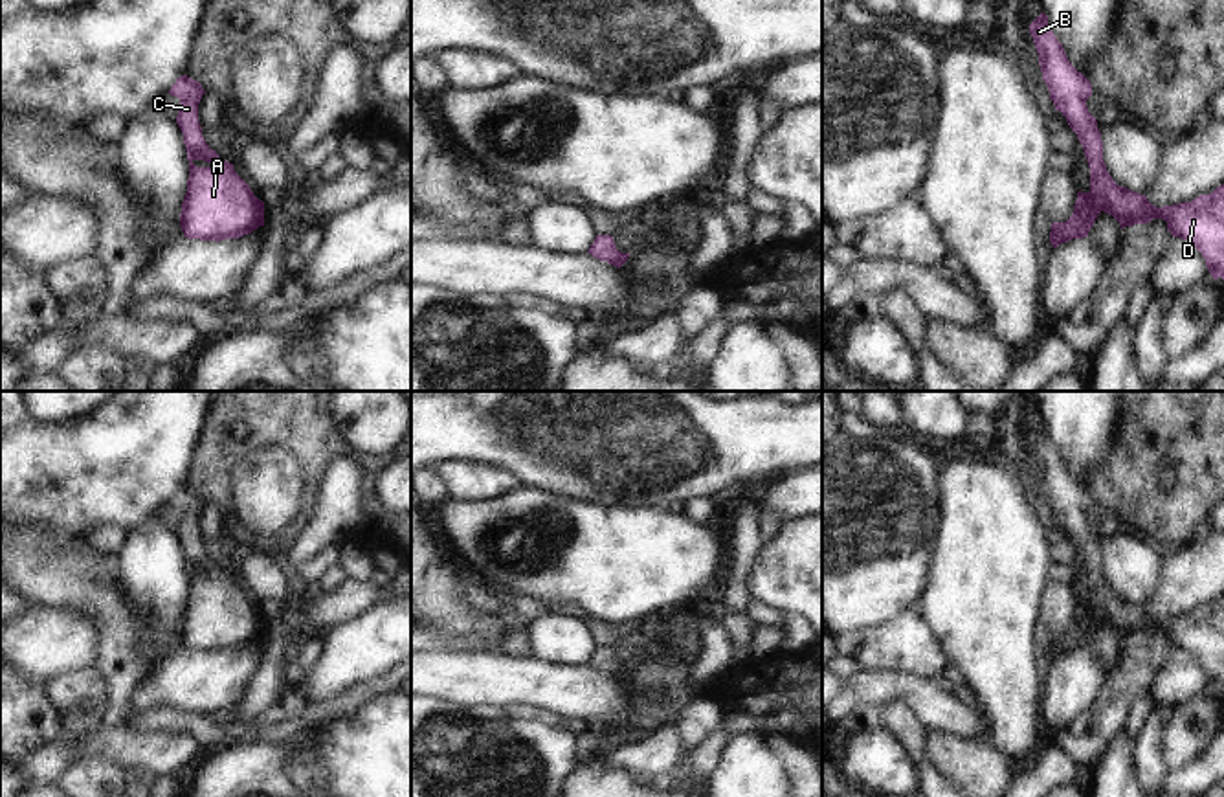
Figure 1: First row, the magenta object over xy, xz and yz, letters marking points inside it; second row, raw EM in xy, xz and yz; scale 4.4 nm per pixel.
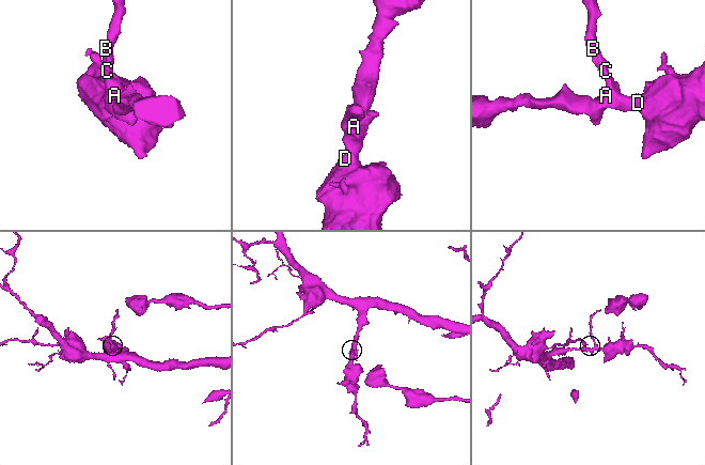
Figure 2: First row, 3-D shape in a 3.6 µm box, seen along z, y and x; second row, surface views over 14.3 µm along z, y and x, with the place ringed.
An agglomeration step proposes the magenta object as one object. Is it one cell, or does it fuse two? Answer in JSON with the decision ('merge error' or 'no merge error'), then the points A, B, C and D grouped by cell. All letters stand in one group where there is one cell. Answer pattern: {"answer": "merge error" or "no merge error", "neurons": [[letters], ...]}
{"answer": "no merge error", "neurons": [["A", "B", "C", "D"]]}

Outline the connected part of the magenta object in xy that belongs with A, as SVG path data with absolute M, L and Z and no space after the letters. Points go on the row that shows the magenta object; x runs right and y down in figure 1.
M182 75L169 94L180 99L176 123L189 160L187 193L180 213L184 237L218 242L264 226L264 202L235 173L233 163L222 160L202 136L198 121L198 103L206 94L202 84Z

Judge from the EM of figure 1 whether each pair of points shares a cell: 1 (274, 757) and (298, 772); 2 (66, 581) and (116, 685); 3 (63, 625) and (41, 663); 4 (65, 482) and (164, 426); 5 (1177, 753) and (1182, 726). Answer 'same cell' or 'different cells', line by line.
1: different cells
2: same cell
3: same cell
4: same cell
5: same cell

